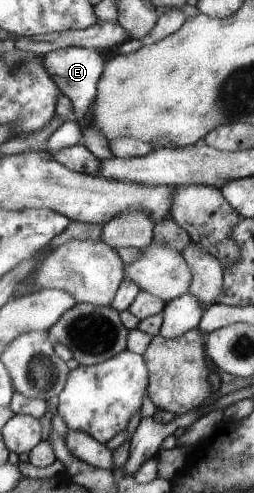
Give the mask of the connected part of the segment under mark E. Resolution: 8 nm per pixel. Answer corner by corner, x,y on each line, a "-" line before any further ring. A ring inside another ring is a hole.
83,47
58,48
57,50
47,53
44,57
44,65
59,85
62,93
71,97
74,102
74,119
81,125
84,134
83,143
97,158
103,162
116,157
113,152
111,141
103,136
103,133
93,124
93,109
98,95
99,79
106,69
106,59
102,53

